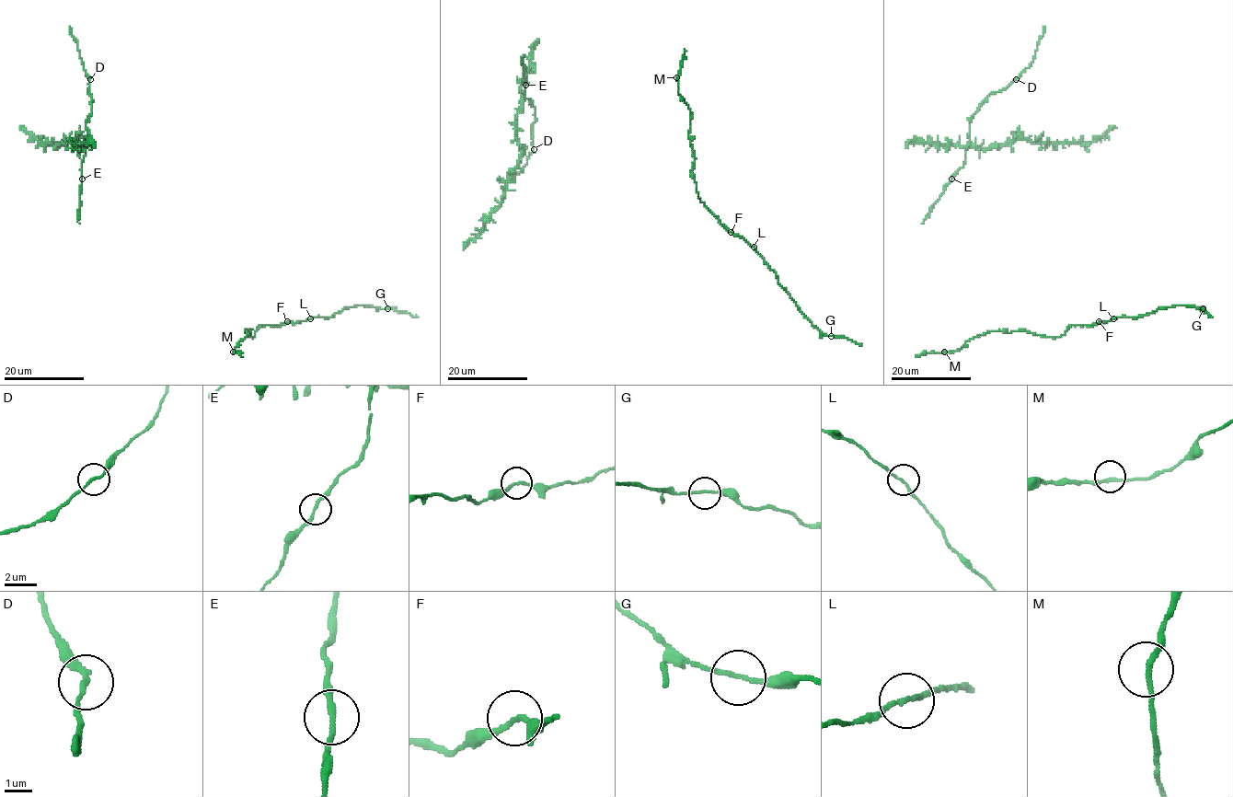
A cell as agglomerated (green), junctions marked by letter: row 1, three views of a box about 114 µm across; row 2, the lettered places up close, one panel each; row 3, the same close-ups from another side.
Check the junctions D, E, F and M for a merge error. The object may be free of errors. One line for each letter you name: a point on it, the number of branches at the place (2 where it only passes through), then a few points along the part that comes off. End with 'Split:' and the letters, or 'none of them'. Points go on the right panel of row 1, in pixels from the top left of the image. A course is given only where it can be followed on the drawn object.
Split: none of them

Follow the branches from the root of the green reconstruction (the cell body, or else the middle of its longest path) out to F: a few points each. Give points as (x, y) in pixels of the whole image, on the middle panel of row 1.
F: (676, 77), (678, 93), (692, 115), (688, 138), (694, 156), (692, 177), (697, 197), (731, 233)

